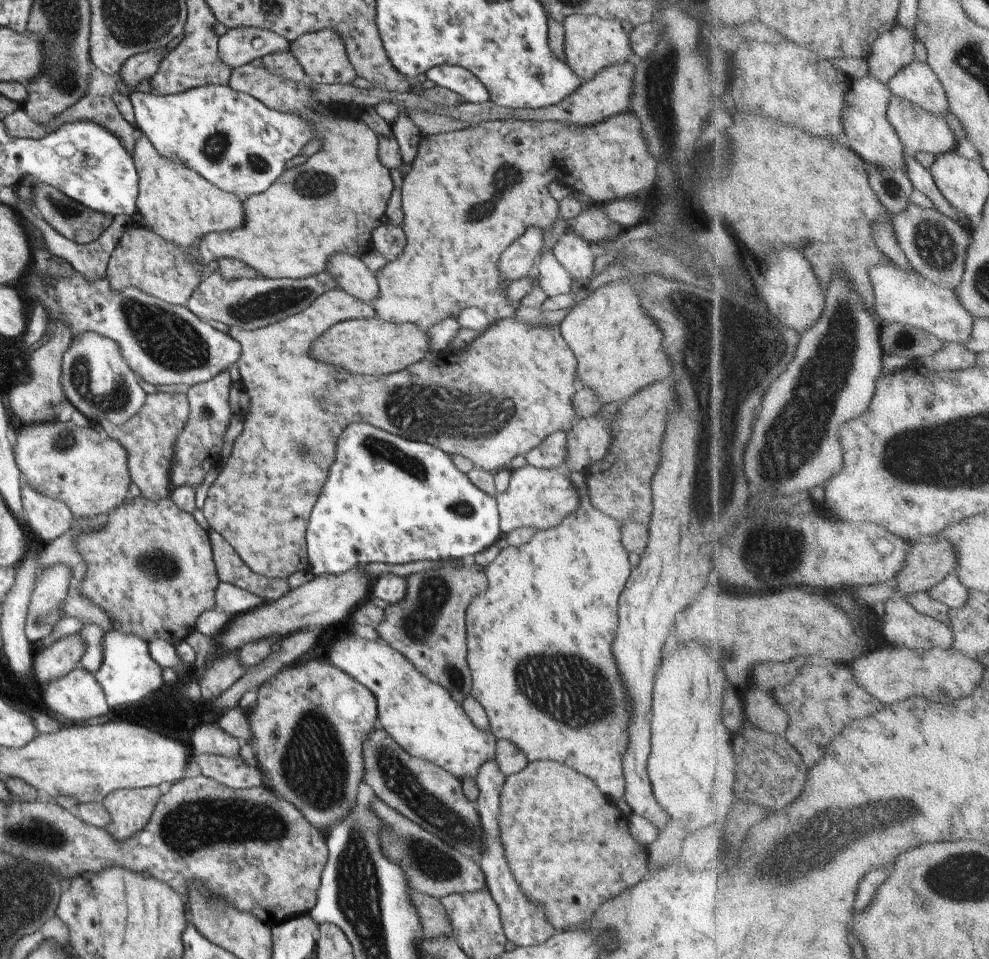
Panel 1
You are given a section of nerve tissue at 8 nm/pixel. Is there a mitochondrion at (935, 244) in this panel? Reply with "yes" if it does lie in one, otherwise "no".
yes

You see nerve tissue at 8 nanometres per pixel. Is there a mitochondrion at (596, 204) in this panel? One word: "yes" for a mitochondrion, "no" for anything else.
no

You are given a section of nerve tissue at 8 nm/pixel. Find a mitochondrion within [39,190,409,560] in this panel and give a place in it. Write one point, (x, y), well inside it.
(171, 342)

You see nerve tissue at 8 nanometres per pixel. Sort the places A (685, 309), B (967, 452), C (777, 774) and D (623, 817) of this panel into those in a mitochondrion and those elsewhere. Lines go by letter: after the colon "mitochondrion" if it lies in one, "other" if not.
A: mitochondrion
B: mitochondrion
C: other
D: other

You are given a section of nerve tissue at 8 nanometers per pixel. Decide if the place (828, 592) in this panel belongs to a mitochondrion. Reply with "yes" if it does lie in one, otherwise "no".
no

